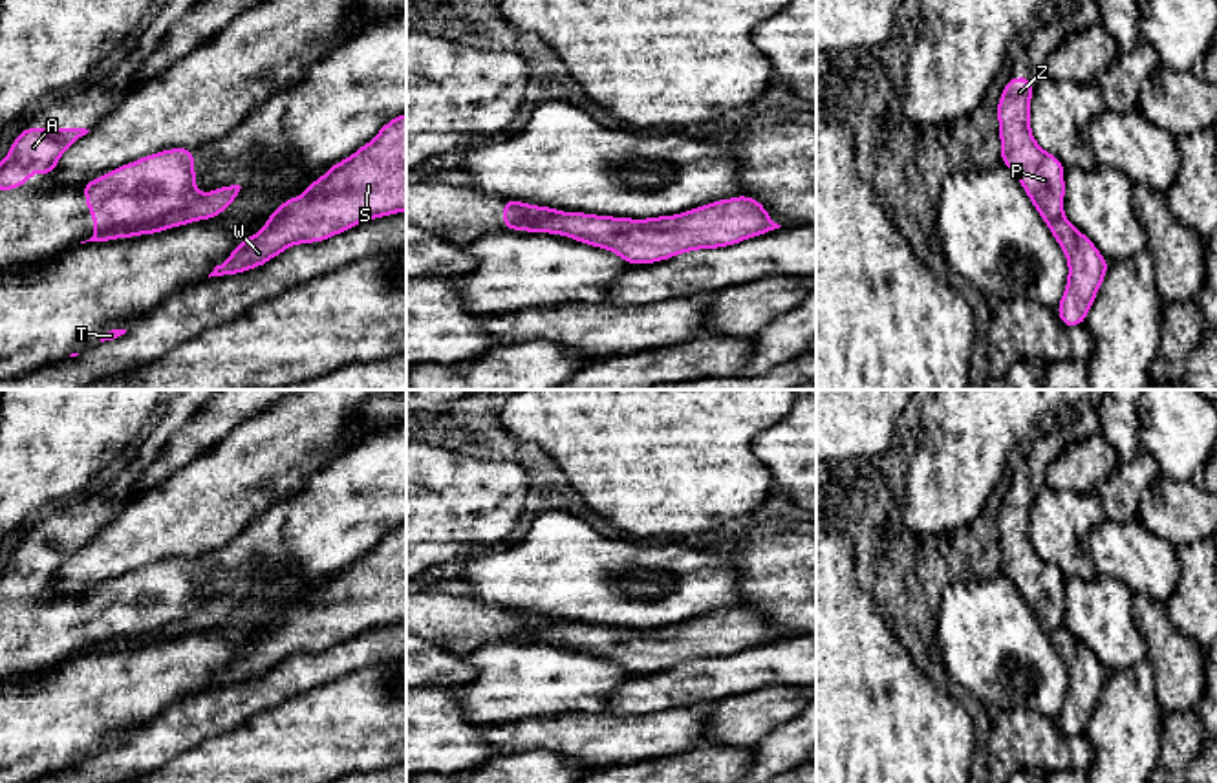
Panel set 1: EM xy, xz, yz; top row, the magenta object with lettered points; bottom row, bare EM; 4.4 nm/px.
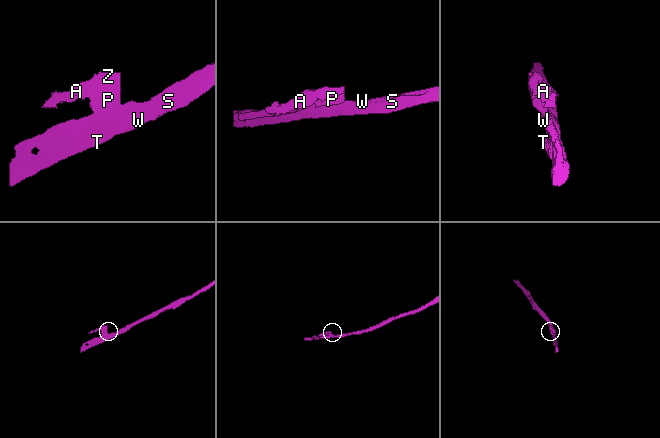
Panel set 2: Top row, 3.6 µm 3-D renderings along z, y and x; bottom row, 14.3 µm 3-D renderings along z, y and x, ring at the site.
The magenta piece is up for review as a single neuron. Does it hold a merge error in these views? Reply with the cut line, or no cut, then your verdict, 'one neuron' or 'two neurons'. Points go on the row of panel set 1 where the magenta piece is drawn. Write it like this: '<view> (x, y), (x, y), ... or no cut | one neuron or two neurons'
xy (204, 194), (149, 222), (123, 229), (105, 229), (94, 235) | two neurons

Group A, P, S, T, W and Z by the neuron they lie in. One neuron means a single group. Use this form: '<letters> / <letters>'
A P Z / S T W

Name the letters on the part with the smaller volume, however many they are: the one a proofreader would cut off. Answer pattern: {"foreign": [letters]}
{"foreign": ["A", "P", "Z"]}

